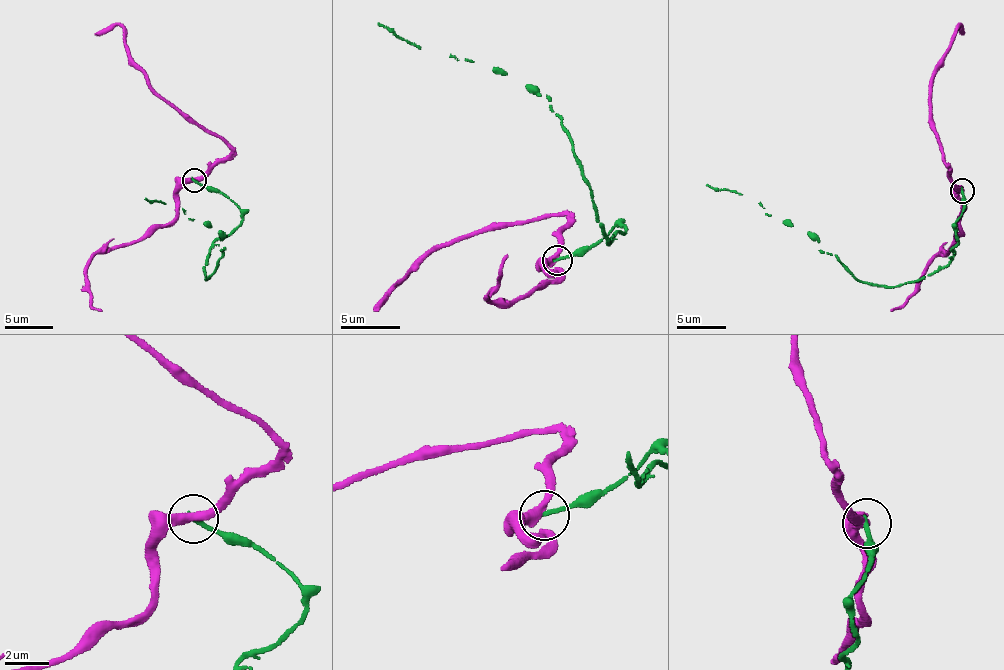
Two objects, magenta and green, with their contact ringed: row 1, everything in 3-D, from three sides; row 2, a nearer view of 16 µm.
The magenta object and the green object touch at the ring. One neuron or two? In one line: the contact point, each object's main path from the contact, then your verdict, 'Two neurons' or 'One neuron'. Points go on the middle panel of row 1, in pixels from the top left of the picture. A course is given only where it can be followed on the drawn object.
Place: (557, 260). Course of magenta: (558, 258), (567, 218), (548, 215), (492, 223), (433, 248), (373, 311). Course of green: (558, 261), (584, 251), (617, 226), (626, 227), (608, 243), (551, 98), (450, 53), (417, 48), (377, 22). Two neurons

